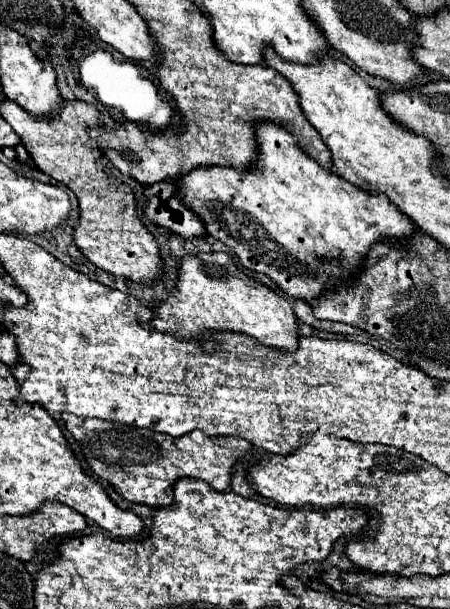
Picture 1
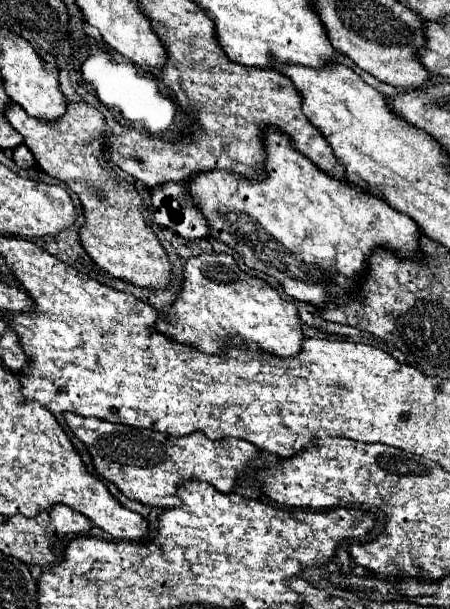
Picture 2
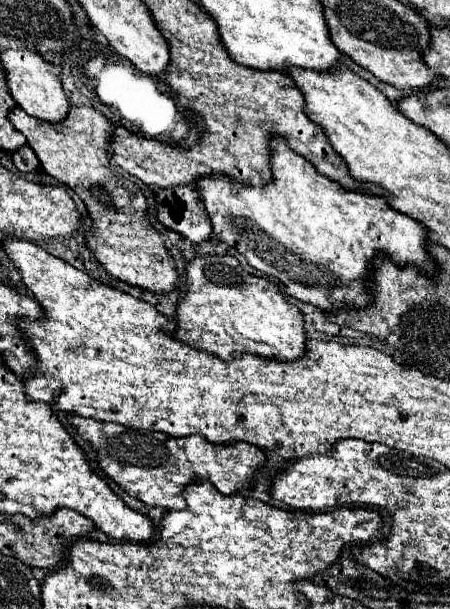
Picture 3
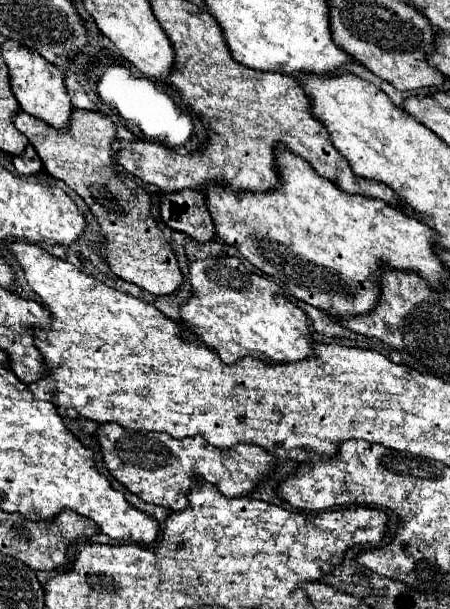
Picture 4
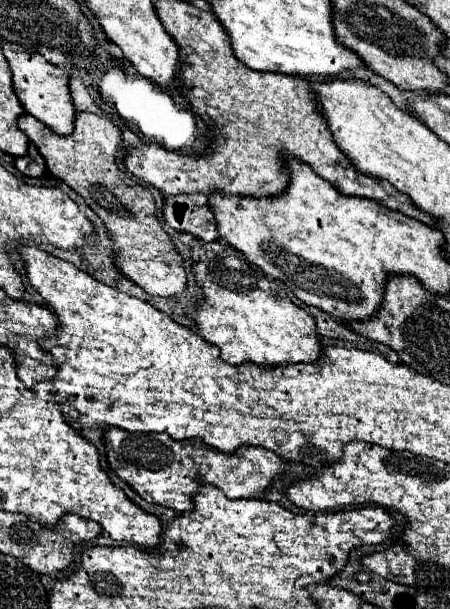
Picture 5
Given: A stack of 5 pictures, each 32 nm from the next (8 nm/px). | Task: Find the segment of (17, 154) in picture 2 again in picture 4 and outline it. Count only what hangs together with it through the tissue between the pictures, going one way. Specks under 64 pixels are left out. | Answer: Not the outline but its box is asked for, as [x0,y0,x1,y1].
[14,146,42,174]

